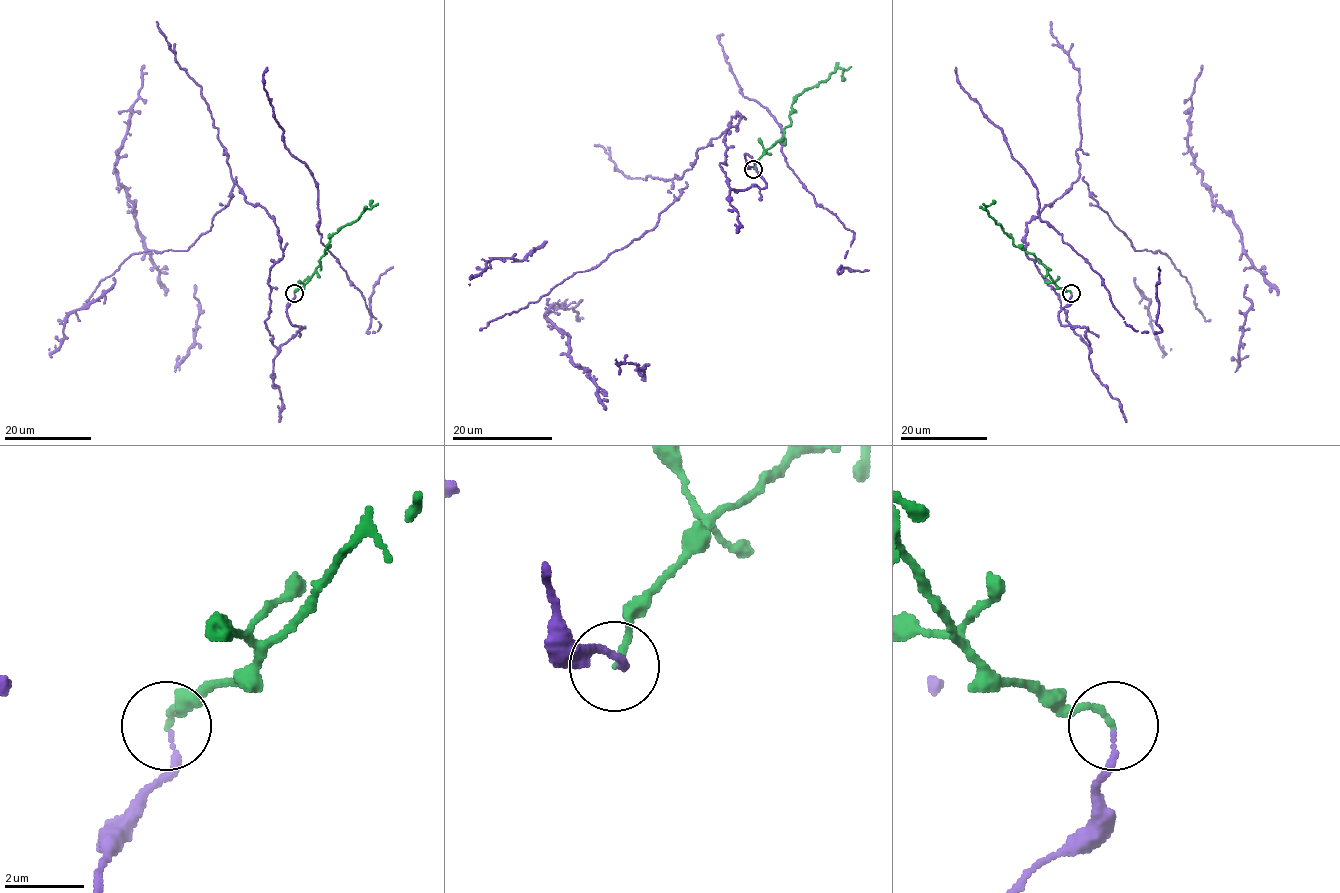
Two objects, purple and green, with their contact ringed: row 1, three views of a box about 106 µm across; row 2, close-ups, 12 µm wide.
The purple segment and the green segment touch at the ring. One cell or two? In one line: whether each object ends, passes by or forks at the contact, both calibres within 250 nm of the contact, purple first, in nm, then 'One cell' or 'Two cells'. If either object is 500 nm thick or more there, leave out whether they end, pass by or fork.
At the ring purple ends. At the ring green ends. Thickness 140 nm (purple) against 160 nm. One cell

